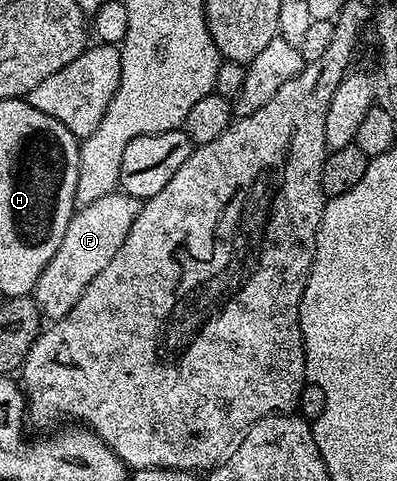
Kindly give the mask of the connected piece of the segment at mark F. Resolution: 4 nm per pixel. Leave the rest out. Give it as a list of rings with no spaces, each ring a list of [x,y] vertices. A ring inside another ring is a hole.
[[[117,190],[106,194],[106,198],[90,202],[90,206],[73,211],[66,234],[62,234],[62,242],[58,250],[54,250],[54,258],[46,262],[46,270],[42,270],[36,283],[34,299],[45,321],[61,320],[74,310],[74,302],[82,298],[82,290],[110,266],[110,258],[114,258],[122,242],[126,242],[126,234],[130,234],[130,226],[134,226],[134,218],[138,218],[141,207],[141,200]]]

